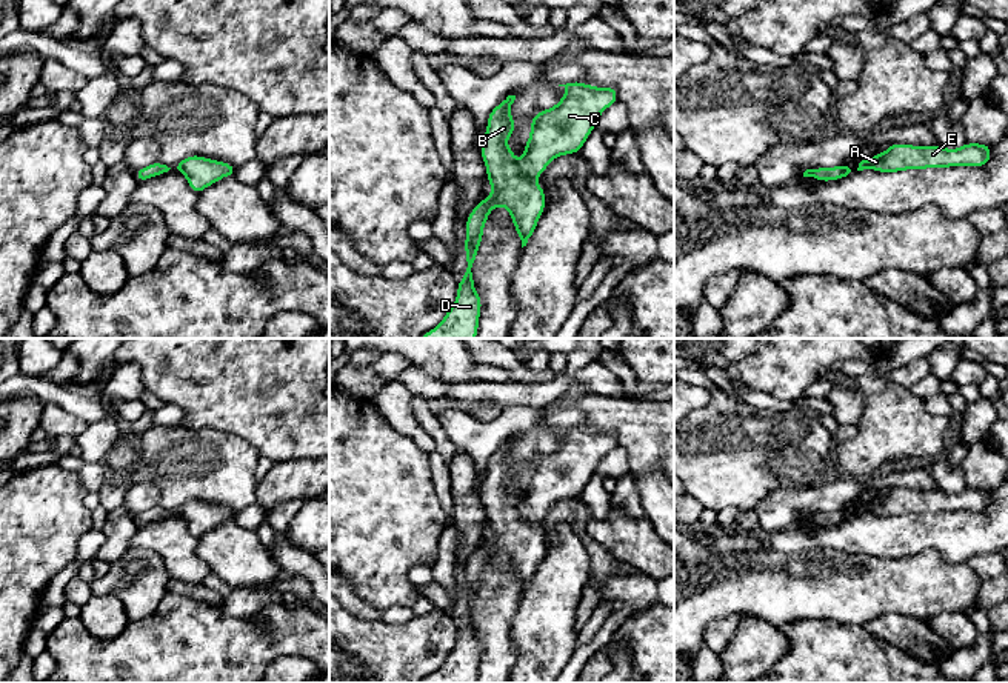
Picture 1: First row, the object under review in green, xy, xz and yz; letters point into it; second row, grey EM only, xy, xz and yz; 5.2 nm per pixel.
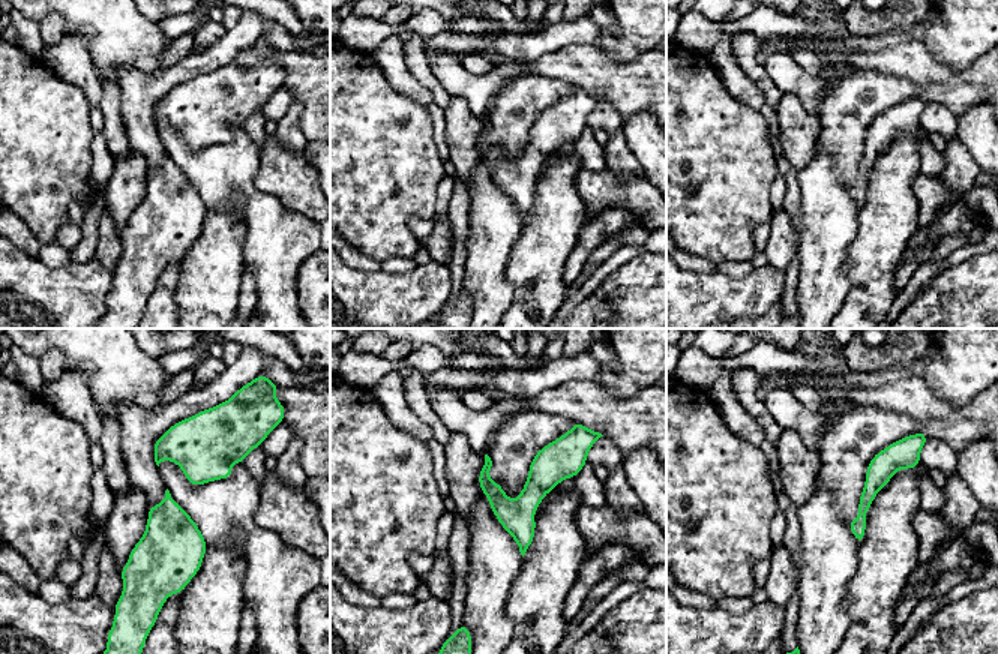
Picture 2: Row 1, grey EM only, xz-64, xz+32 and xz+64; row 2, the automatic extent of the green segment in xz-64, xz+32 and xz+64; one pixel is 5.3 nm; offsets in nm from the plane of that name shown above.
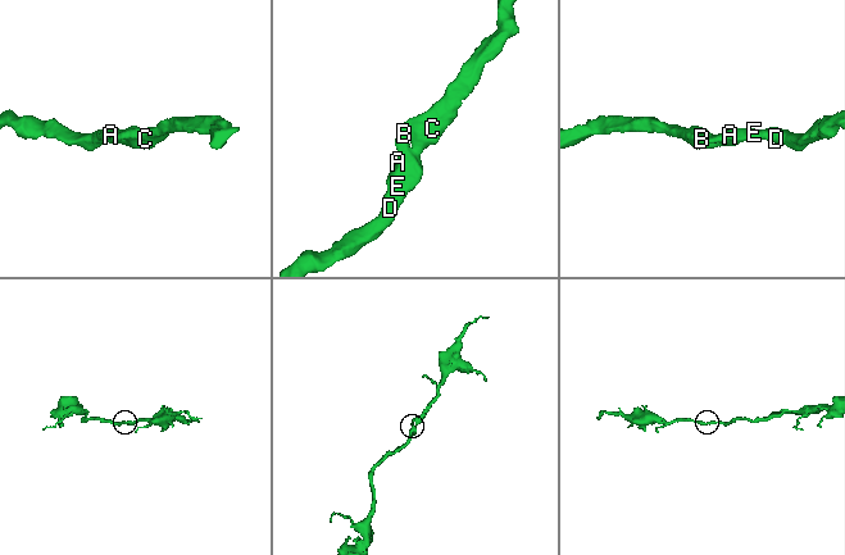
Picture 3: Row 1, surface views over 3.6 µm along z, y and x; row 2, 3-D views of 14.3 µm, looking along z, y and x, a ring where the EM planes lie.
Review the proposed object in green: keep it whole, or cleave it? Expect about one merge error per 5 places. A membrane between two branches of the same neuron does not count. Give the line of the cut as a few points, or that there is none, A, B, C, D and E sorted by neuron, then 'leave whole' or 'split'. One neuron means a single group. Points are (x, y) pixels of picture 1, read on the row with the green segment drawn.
cut none; groups A B C D E; leave whole

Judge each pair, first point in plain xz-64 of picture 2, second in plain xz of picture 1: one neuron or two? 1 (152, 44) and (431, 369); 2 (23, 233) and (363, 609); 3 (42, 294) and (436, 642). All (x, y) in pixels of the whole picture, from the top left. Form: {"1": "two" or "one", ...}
{"1": "two", "2": "one", "3": "one"}

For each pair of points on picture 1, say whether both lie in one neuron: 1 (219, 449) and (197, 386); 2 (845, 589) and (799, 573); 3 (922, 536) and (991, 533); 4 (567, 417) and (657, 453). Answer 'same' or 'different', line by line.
1: different
2: same
3: same
4: same

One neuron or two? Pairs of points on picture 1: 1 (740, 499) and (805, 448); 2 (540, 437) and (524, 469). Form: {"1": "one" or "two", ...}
{"1": "one", "2": "one"}

